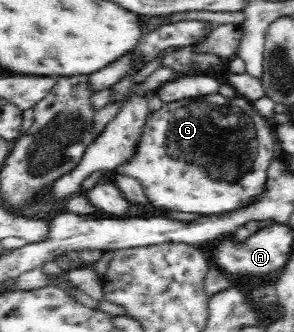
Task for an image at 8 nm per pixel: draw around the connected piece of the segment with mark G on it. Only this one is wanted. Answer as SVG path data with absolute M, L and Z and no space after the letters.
M219 93L197 95L163 104L159 111L151 112L144 125L137 153L128 164L114 172L140 179L152 205L160 207L162 211L182 211L198 215L224 214L247 206L252 197L265 190L270 163L278 156L275 129L256 112L247 99L238 96L228 99Z

